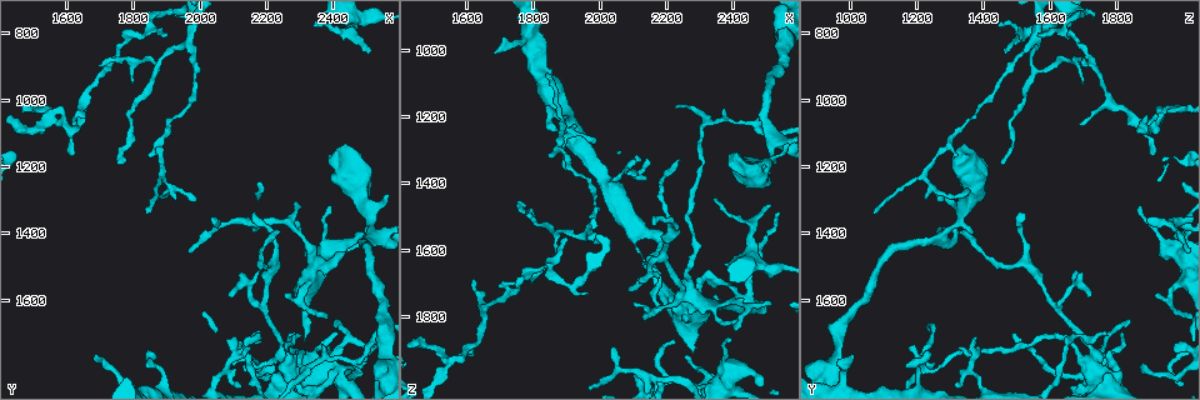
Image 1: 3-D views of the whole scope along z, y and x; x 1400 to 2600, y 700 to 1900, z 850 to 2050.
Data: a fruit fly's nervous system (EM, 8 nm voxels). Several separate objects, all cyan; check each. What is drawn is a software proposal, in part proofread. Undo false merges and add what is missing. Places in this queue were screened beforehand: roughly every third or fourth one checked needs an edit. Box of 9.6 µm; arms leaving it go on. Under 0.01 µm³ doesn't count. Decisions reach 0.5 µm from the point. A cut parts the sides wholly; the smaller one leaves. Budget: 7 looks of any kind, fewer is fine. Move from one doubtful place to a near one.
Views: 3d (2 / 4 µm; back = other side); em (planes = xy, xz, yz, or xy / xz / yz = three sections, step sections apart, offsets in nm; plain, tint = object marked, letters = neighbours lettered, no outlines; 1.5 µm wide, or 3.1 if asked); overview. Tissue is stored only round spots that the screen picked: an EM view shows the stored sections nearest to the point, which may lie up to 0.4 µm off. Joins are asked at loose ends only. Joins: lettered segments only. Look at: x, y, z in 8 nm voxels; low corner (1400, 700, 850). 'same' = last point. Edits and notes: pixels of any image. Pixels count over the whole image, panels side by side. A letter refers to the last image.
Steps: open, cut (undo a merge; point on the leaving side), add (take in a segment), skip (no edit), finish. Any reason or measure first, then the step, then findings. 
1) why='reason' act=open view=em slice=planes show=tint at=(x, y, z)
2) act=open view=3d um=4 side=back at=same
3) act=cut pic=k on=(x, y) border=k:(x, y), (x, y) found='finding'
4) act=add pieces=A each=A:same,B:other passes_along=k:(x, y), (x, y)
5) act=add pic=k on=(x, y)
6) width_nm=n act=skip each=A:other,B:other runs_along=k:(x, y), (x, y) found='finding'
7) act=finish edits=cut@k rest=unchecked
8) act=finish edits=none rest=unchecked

why='an open end' act=open view=em slice=yz step=4 show=letters at=(2410, 1150, 1310)

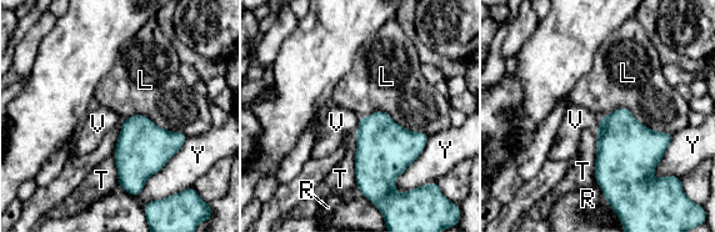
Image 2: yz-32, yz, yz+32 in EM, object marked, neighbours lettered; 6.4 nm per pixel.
act=skip each=L:other,R:other,T:other,V:other,Y:other border=2:(601, 116), (626, 107), (673, 135) found='no lettered segment goes on from it'

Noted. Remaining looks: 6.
act=open view=3d um=2 side=back at=(1620, 1170, 1900)

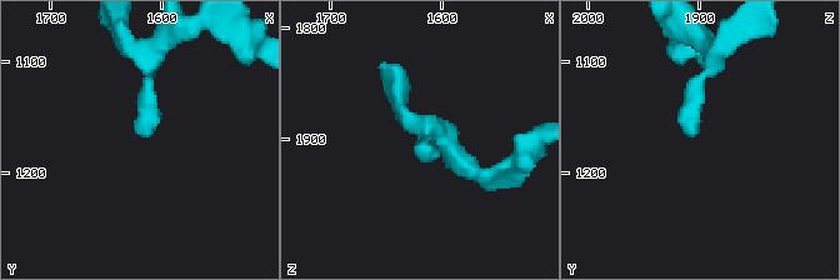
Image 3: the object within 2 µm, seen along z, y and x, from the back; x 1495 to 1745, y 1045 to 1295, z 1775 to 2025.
why='need the tissue' act=open view=em slice=xz step=4 show=tint at=(1620, 1164, 1904)

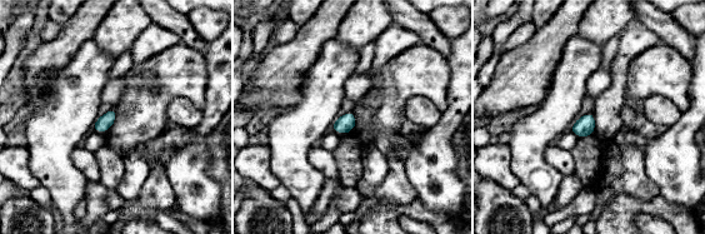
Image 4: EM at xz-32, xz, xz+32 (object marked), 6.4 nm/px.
why='another direction' act=open view=em slice=planes show=letters at=same

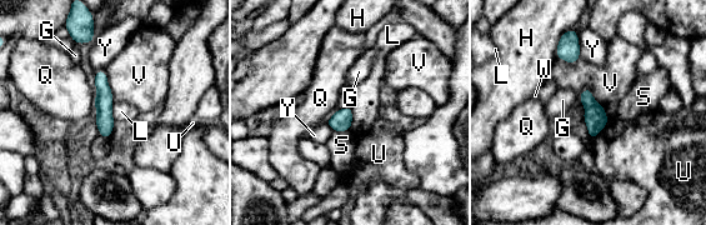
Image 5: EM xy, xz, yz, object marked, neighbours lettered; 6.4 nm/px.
act=skip each=G:other,H:other,L:other,Q:other,S:other,U:other,V:other,W:other,Y:other border=5:(609, 121), (592, 139) found='none of them fits'

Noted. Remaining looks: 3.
why='thin end' act=open view=em slice=planes show=letters at=(1620, 1080, 1690)

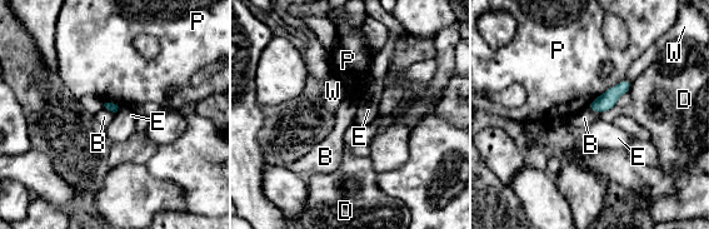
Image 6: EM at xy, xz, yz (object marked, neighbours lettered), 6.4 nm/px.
longest_contact=P:320nm act=skip each=B:other,D:other,E:other,P:other,W:other border=6:(587, 108), (600, 114) found='no lettered segment goes on from it'

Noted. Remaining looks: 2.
act=finish edits=none rest=unchecked

